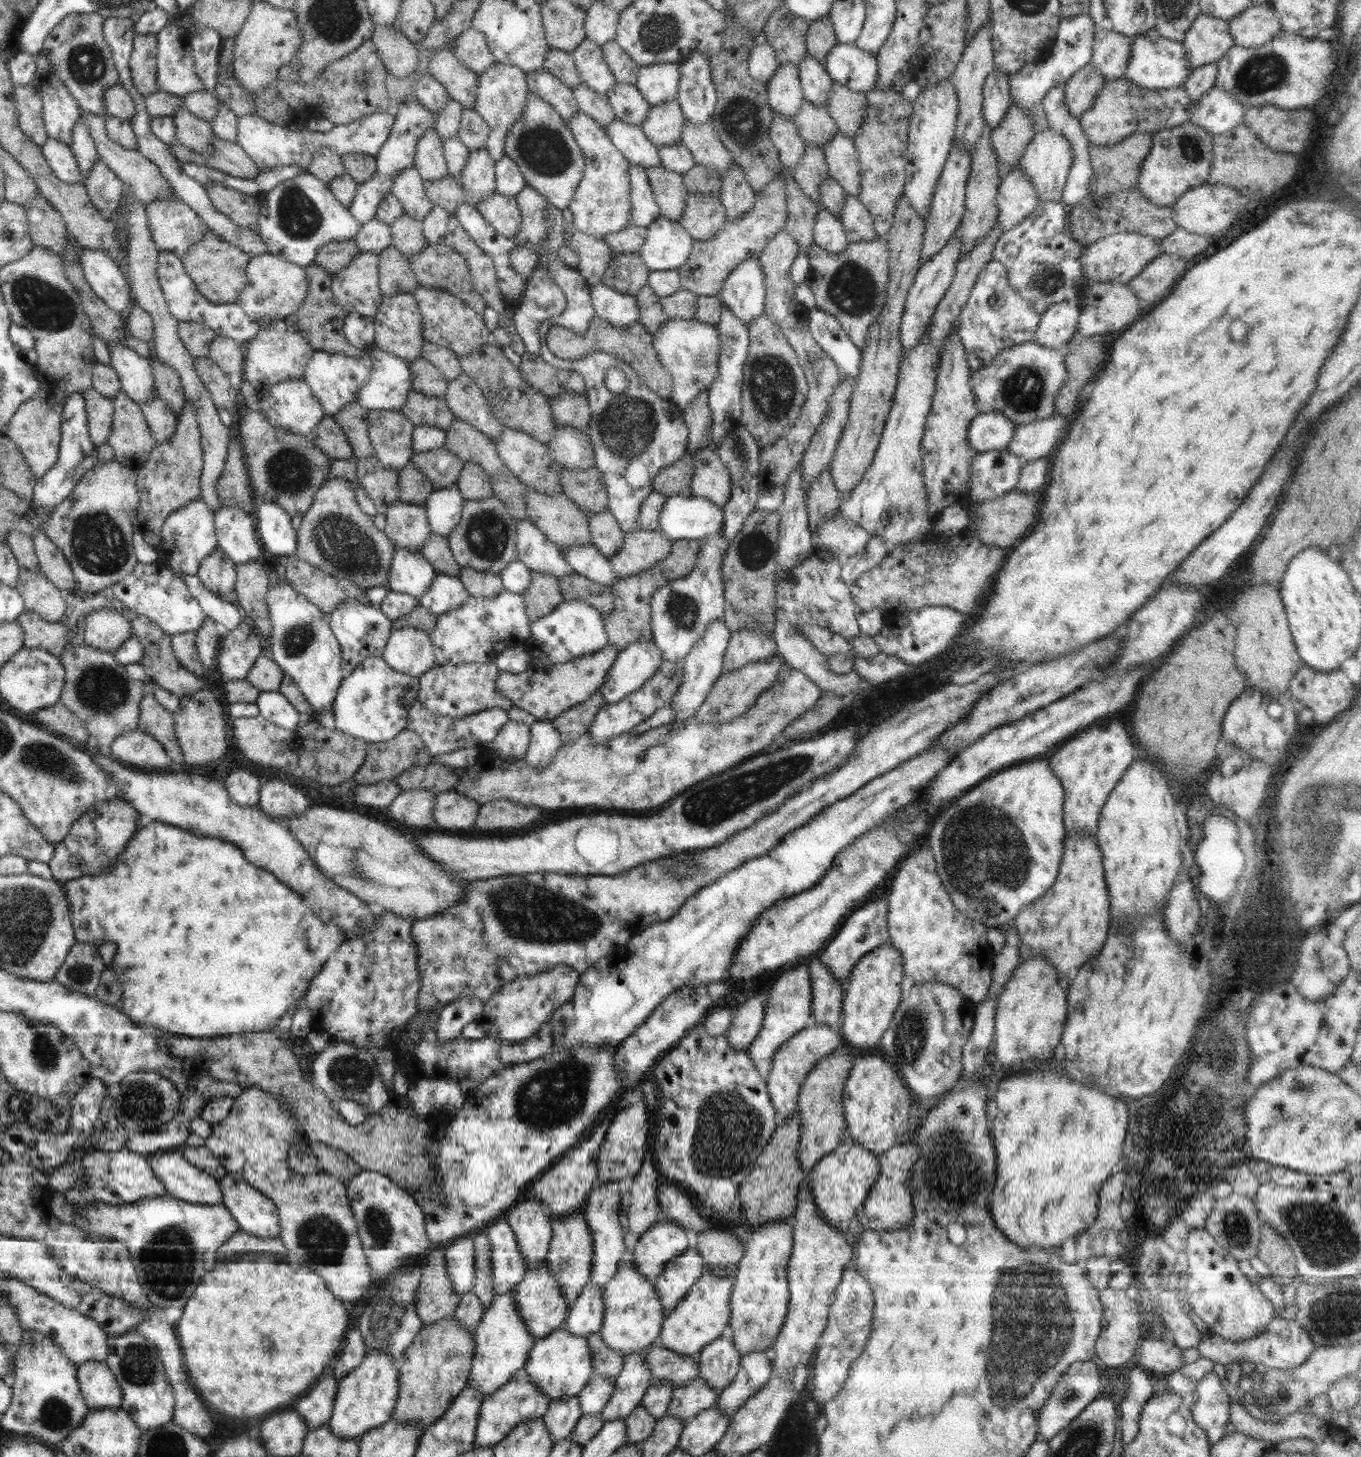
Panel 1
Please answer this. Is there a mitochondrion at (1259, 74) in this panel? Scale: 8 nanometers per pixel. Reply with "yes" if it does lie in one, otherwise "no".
yes

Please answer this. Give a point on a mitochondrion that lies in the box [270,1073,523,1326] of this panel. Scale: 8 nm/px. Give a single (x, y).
(321, 1236)

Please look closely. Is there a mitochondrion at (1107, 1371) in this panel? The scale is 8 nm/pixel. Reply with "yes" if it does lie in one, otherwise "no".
no

